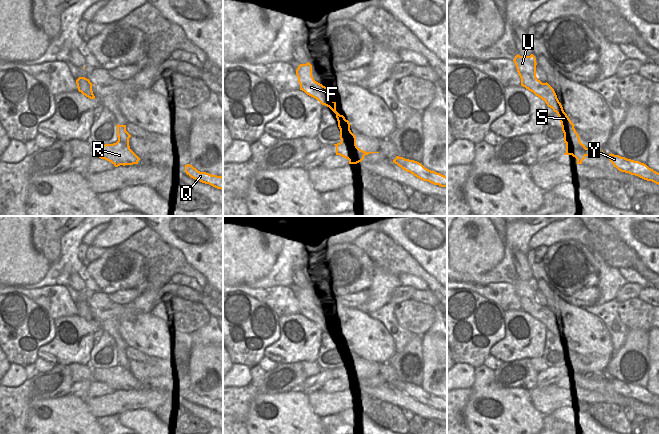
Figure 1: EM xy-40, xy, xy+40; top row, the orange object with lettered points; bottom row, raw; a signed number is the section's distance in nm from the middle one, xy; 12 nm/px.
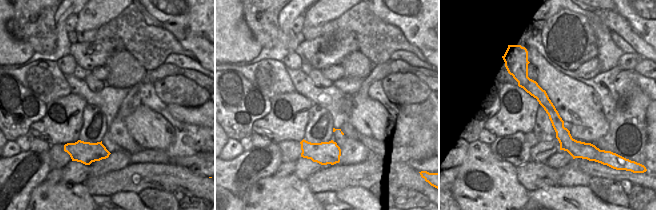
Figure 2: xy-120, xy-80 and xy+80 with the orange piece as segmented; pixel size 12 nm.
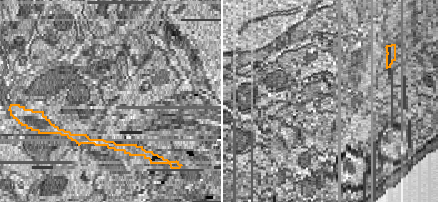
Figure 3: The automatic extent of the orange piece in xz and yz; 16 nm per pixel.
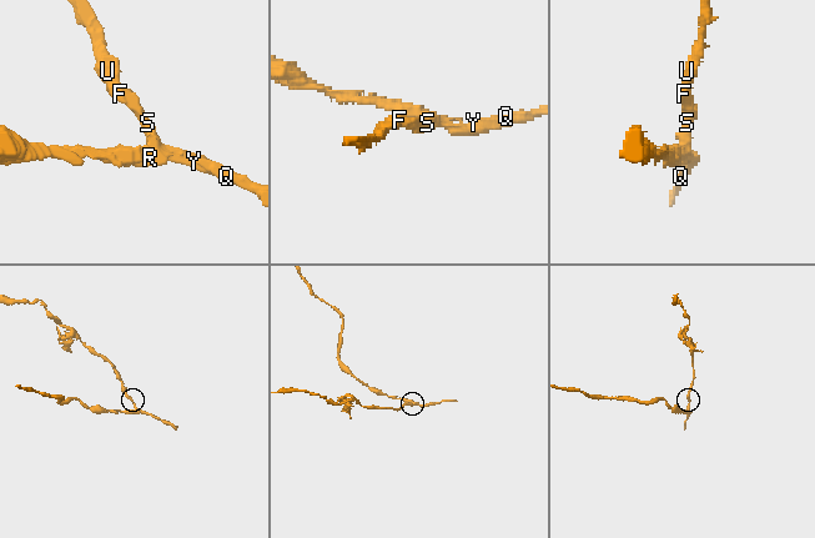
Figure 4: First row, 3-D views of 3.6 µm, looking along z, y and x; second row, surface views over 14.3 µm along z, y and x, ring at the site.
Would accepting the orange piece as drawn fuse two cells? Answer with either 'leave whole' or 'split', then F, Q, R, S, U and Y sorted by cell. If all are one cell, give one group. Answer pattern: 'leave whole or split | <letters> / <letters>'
split | F S U / Q R Y

